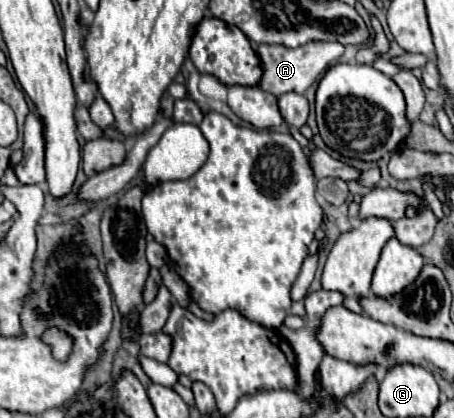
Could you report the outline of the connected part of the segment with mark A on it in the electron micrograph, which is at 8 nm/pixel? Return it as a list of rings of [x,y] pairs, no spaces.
[[[311,41],[298,48],[286,48],[278,44],[258,44],[256,56],[260,58],[262,66],[262,78],[258,82],[258,88],[274,96],[282,96],[286,92],[304,94],[320,74],[324,74],[332,64],[338,62],[344,51],[345,47],[339,42]]]

